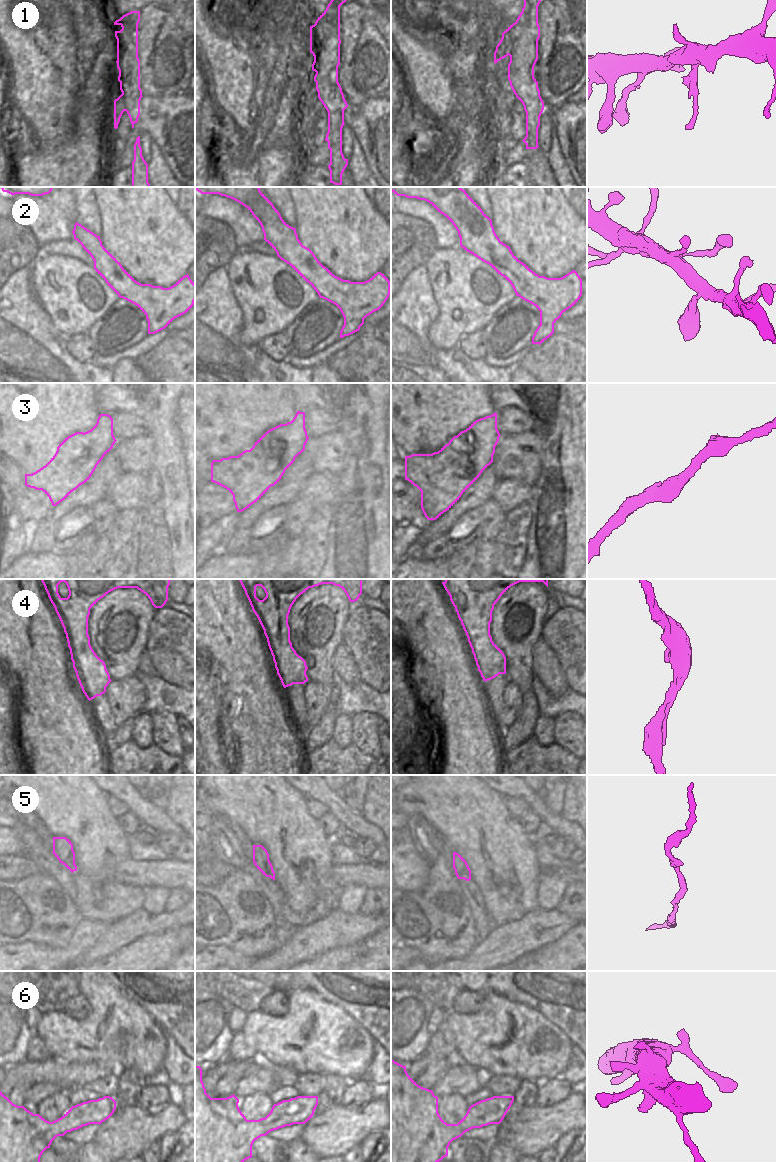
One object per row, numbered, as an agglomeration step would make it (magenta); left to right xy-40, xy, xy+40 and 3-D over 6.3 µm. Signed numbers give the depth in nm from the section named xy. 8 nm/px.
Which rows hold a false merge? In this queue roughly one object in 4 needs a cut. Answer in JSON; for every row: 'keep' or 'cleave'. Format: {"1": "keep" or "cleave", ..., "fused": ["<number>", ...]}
{"1": "cleave", "2": "keep", "3": "keep", "4": "keep", "5": "keep", "6": "keep", "fused": ["1"]}

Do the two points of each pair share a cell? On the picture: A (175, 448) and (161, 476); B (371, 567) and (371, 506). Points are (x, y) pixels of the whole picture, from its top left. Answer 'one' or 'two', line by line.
A: one
B: one

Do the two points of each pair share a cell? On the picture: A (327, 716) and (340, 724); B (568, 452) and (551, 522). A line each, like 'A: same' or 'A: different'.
A: different
B: same

